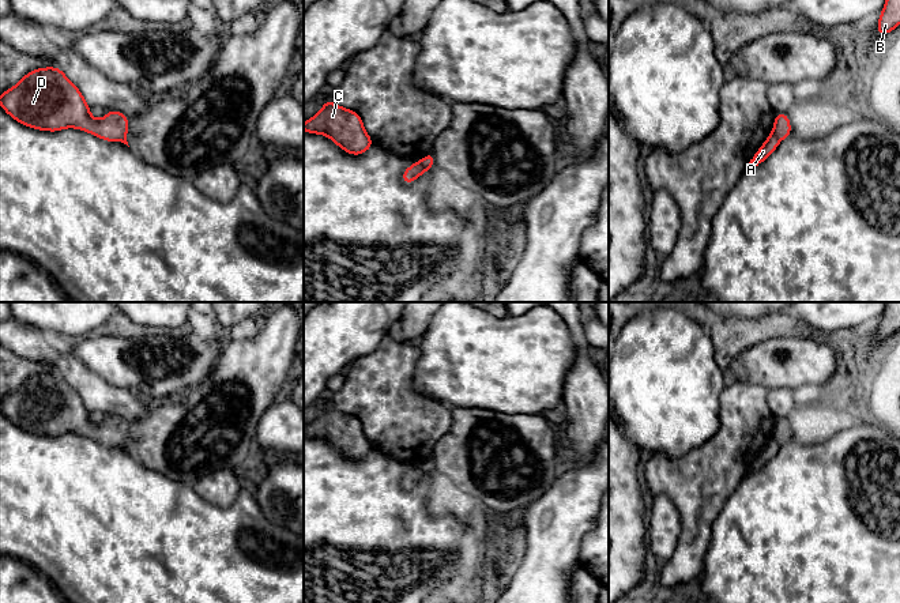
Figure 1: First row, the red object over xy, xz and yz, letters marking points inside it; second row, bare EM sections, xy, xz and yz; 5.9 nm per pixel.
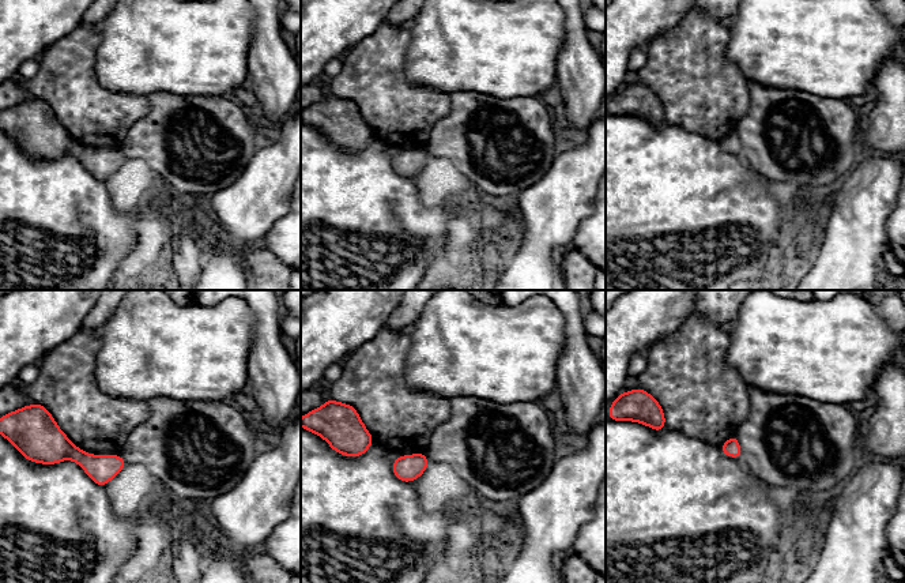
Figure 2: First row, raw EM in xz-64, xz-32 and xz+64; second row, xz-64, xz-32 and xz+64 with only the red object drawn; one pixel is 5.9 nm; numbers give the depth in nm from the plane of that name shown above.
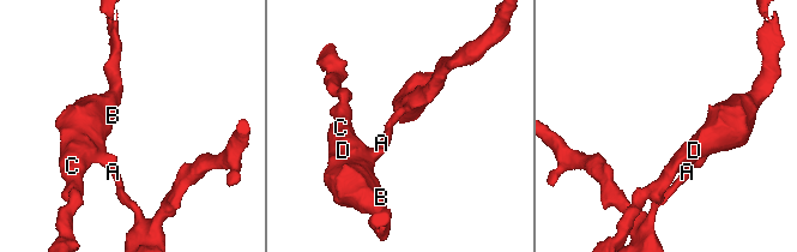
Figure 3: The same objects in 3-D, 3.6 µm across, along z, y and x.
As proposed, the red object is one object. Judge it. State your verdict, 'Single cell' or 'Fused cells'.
Fused cells

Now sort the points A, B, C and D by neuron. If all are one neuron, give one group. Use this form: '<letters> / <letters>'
A / B C D

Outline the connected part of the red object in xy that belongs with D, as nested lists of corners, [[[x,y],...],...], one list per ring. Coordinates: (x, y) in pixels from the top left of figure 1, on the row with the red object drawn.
[[[57,67],[27,72],[18,84],[0,95],[0,105],[15,121],[33,129],[57,132],[76,128],[106,142],[120,142],[128,135],[128,116],[117,110],[108,110],[102,120],[94,118],[80,90]]]

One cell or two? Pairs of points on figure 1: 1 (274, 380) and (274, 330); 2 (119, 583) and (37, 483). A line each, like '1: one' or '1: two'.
1: one
2: one

